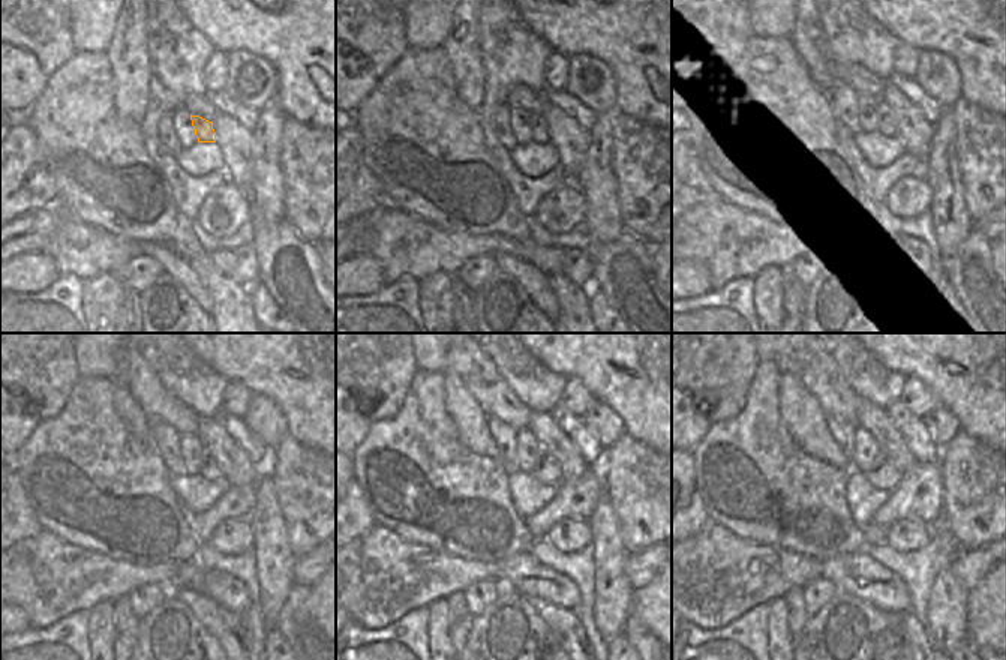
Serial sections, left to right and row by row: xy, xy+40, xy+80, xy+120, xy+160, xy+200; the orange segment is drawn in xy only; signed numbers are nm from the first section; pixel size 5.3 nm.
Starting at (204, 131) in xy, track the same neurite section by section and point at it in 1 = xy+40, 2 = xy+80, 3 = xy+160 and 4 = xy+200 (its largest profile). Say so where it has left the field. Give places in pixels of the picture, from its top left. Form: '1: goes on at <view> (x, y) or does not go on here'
1: goes on at xy+40 (540, 131)
2: goes on at xy+80 (883, 119)
3: goes on at xy+160 (546, 471)
4: goes on at xy+200 (883, 474)

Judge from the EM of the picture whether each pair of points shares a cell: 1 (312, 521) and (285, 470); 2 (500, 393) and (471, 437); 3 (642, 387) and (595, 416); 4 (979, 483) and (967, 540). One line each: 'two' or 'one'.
1: one
2: two
3: two
4: one

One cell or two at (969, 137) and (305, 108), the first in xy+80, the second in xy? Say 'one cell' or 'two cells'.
two cells

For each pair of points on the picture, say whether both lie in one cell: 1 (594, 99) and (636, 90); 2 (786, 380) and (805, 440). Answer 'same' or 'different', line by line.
1: different
2: same

